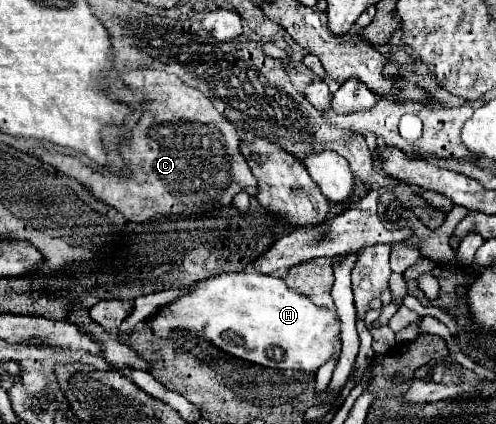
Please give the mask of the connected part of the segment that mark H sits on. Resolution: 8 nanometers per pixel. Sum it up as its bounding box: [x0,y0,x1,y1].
[153,273,341,373]

